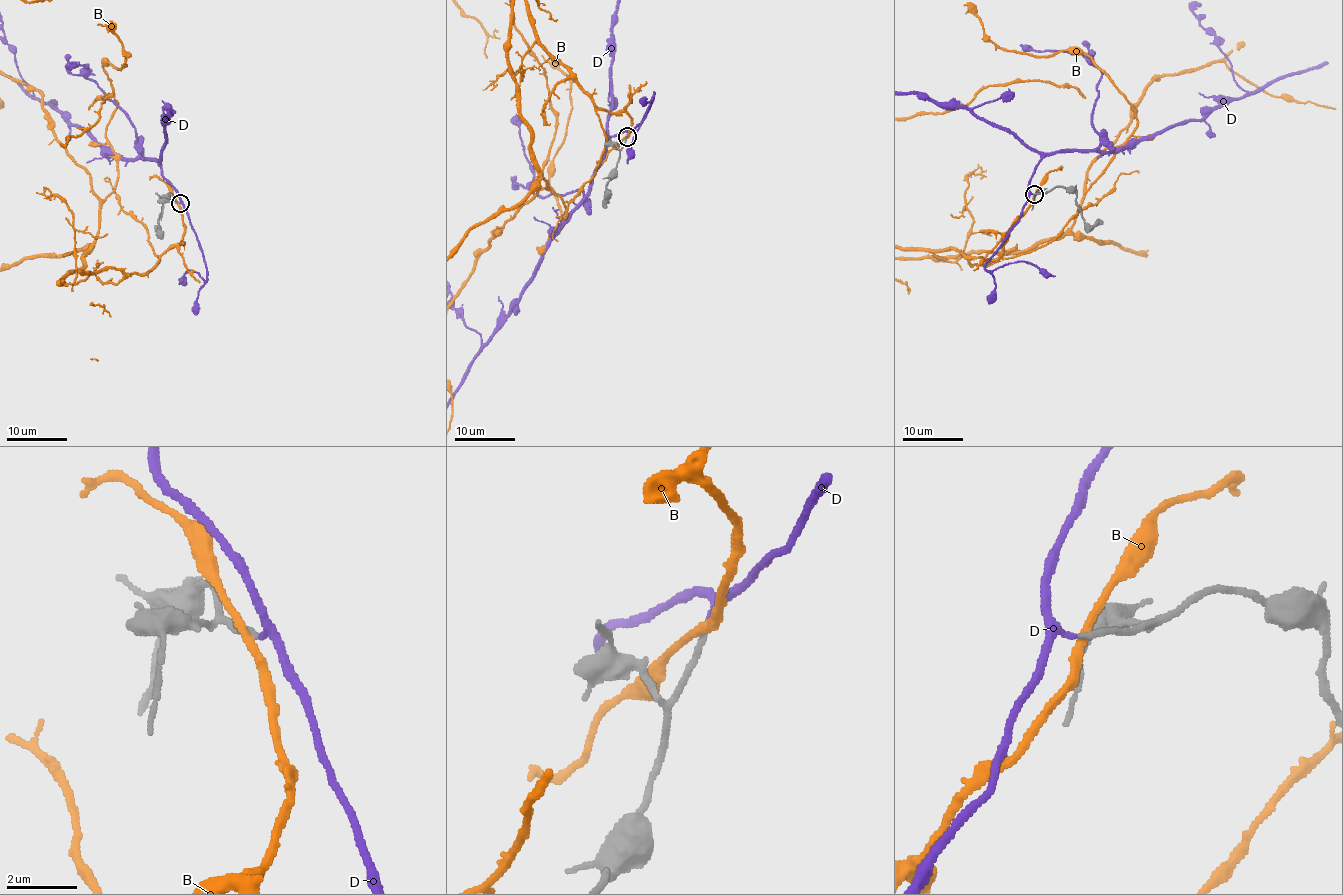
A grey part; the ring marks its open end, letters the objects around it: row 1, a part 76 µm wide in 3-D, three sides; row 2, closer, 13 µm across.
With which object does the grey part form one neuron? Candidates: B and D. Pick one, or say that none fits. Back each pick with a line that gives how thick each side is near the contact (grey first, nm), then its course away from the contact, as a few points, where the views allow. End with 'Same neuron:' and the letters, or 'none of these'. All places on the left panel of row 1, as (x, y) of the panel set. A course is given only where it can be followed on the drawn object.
D: 150 nm thick on the grey side, 170 nm on the other
Same neuron: D

